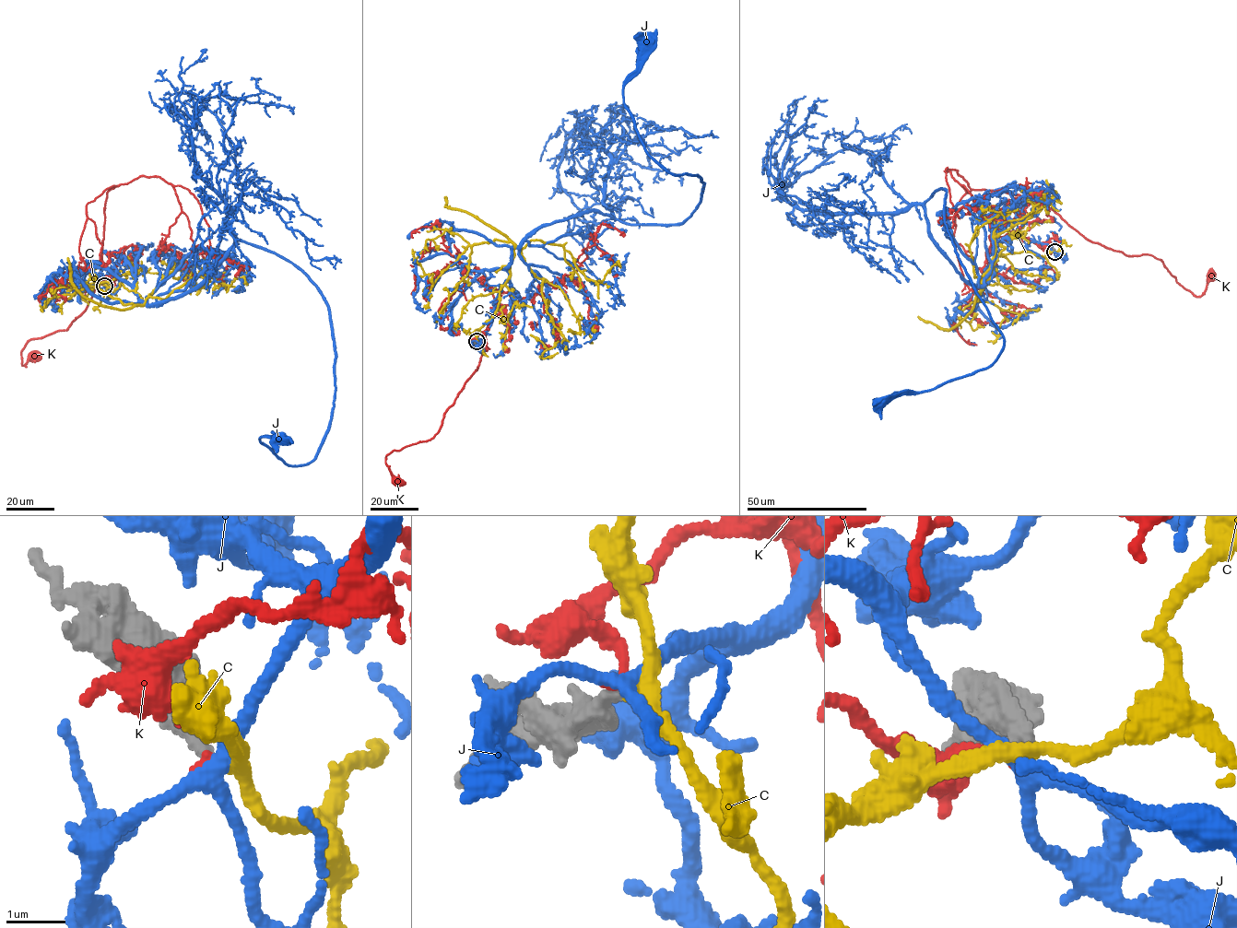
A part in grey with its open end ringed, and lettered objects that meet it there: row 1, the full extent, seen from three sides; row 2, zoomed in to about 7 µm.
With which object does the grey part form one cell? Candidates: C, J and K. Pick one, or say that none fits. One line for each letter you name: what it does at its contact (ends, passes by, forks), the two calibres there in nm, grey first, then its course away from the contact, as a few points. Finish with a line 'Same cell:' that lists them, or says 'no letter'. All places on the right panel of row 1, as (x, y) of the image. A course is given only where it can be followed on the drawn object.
C: it passes by; 280 nm thick on the grey side, 200 nm on the other; it runs (1054, 252), (998, 256), (982, 286), (995, 236), (1038, 212), (1044, 195), (1058, 196), (1053, 191)
Same cell: C

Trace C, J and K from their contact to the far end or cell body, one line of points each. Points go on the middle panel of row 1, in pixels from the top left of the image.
C: (477, 342), (496, 311), (516, 246), (543, 280), (542, 293), (557, 338), (542, 357), (558, 353)
J: (477, 341), (539, 229), (594, 210), (667, 226), (700, 200), (700, 177), (655, 161), (624, 102), (645, 42)
K: (477, 341), (501, 291), (476, 267), (466, 274), (497, 308), (479, 364), (439, 431), (386, 456), (398, 482)

